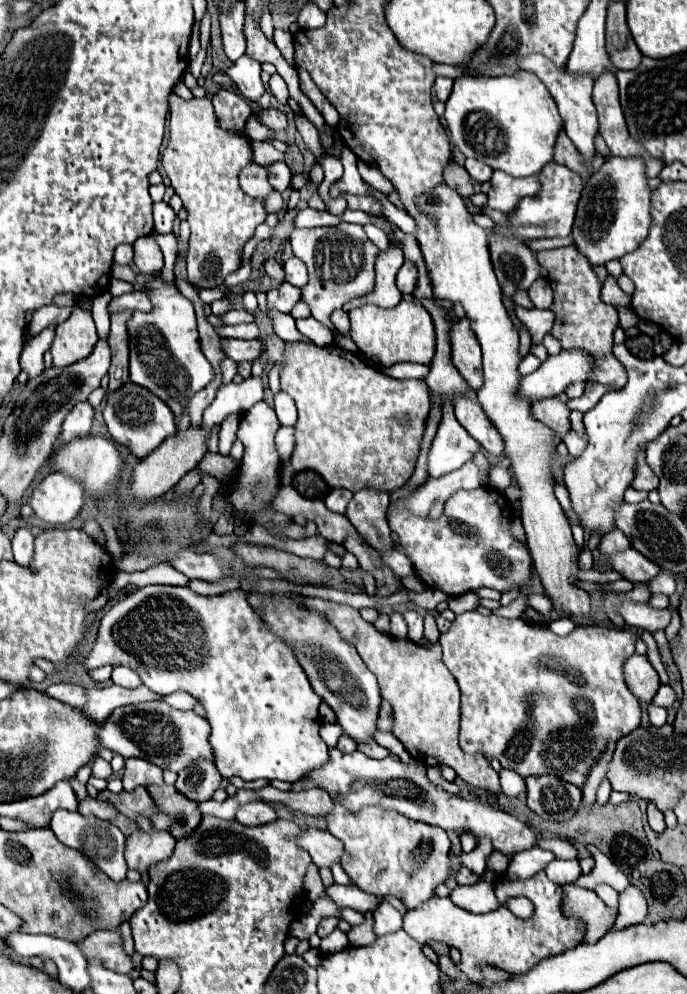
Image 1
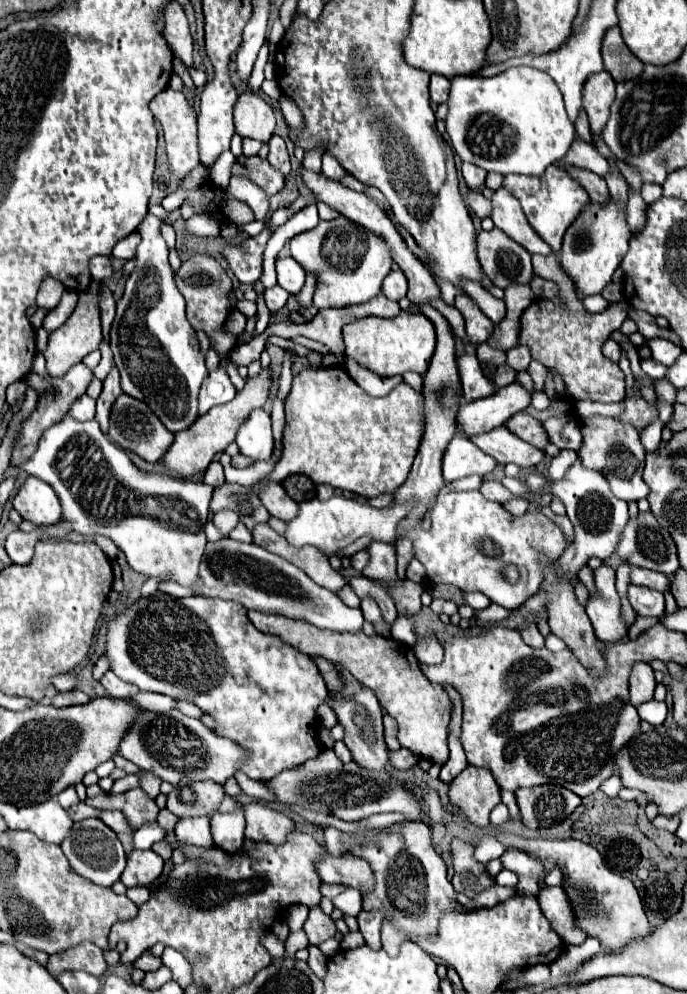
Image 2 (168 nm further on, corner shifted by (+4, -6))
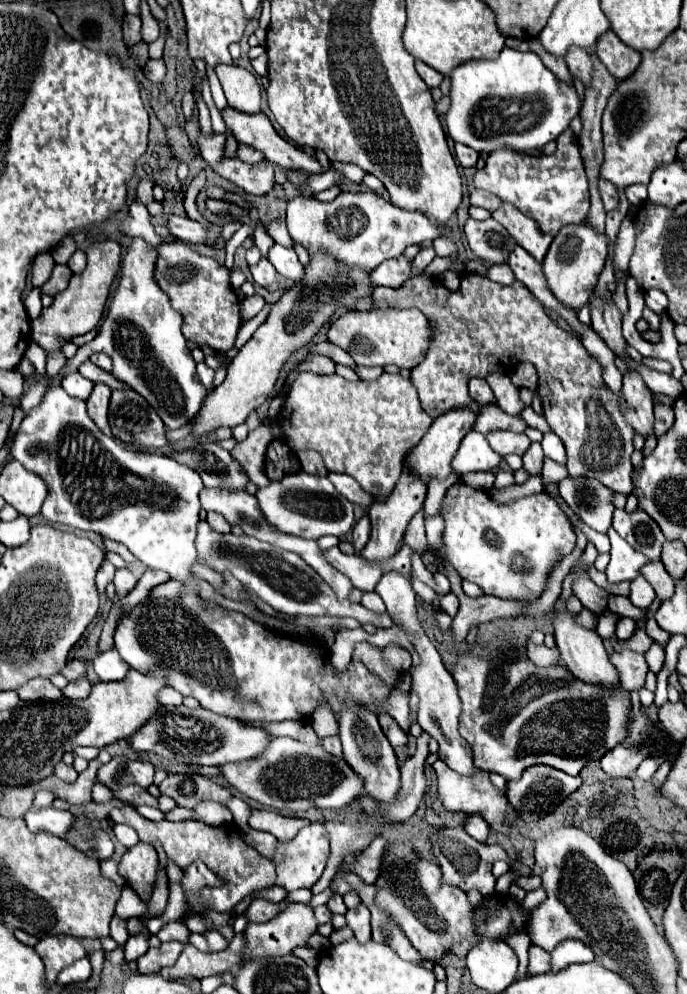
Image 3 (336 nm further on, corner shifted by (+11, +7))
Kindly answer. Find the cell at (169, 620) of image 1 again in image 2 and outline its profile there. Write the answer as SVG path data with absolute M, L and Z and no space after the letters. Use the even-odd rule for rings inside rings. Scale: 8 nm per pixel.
M153 594L153 598L143 598L139 600L139 604L133 604L131 608L127 608L125 612L121 612L119 616L115 616L109 624L109 632L107 632L107 644L105 644L105 656L111 658L111 670L127 680L139 686L139 690L147 690L147 692L159 692L159 694L167 694L175 700L187 700L187 702L195 702L205 714L213 716L217 720L217 734L231 738L233 742L241 744L243 748L249 750L249 758L247 762L241 766L241 770L253 778L253 780L271 780L273 776L277 776L281 770L287 768L295 768L301 762L317 756L321 752L319 742L317 742L317 708L325 702L325 682L323 676L319 676L317 666L313 664L311 658L307 658L305 654L299 654L299 650L295 650L291 644L283 642L279 636L271 636L271 634L263 634L259 630L255 630L255 626L249 622L247 618L247 610L243 606L239 606L237 602L223 602L217 598L173 598L169 594Z

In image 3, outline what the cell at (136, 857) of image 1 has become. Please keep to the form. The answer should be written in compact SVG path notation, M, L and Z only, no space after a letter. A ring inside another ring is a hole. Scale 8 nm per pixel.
M138 843L130 847L118 865L120 875L138 893L140 899L148 897L156 879L156 869L158 869L158 855L154 847L148 843Z

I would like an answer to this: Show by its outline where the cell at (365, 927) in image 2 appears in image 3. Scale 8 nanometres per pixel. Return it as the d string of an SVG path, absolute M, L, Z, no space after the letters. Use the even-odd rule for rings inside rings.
M360 903L356 909L348 909L346 921L360 943L370 941L370 911L364 903Z

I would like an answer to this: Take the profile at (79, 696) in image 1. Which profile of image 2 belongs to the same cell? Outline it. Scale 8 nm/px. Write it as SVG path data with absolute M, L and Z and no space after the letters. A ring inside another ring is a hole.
M71 690L71 692L65 692L65 694L57 694L53 698L53 706L77 706L77 704L87 704L91 698L81 692L81 690Z

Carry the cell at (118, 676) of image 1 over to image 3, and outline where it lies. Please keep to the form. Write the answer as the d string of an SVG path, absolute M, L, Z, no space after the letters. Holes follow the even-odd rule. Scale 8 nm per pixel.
M112 649L106 653L98 653L94 657L94 671L98 673L100 681L120 681L128 673L128 663L120 659L120 655Z

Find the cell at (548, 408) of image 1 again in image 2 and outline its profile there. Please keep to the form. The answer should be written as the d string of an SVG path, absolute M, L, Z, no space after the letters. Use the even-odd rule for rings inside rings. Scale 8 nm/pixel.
M519 412L515 416L511 416L507 422L505 422L507 430L511 430L515 436L519 436L521 440L529 442L531 446L535 448L545 448L545 444L549 442L547 440L547 432L545 428L541 426L539 420L535 420L533 416L525 414L525 412Z

